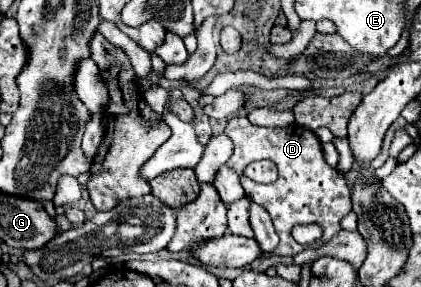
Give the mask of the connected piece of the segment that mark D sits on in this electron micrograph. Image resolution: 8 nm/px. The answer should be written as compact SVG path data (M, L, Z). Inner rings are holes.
M233 116L227 122L225 134L233 142L233 154L227 160L227 166L233 168L241 176L241 186L247 196L263 206L279 234L279 244L273 252L261 254L261 258L285 258L303 252L305 248L319 248L329 242L341 228L339 222L351 212L351 192L343 176L339 176L323 158L323 148L319 138L309 128L301 128L299 124L289 124L285 128L267 128L255 126L245 116ZM255 160L271 160L277 164L279 178L273 184L257 184L243 174L243 170ZM295 224L319 224L323 228L323 236L309 246L301 246L293 240L291 228Z

